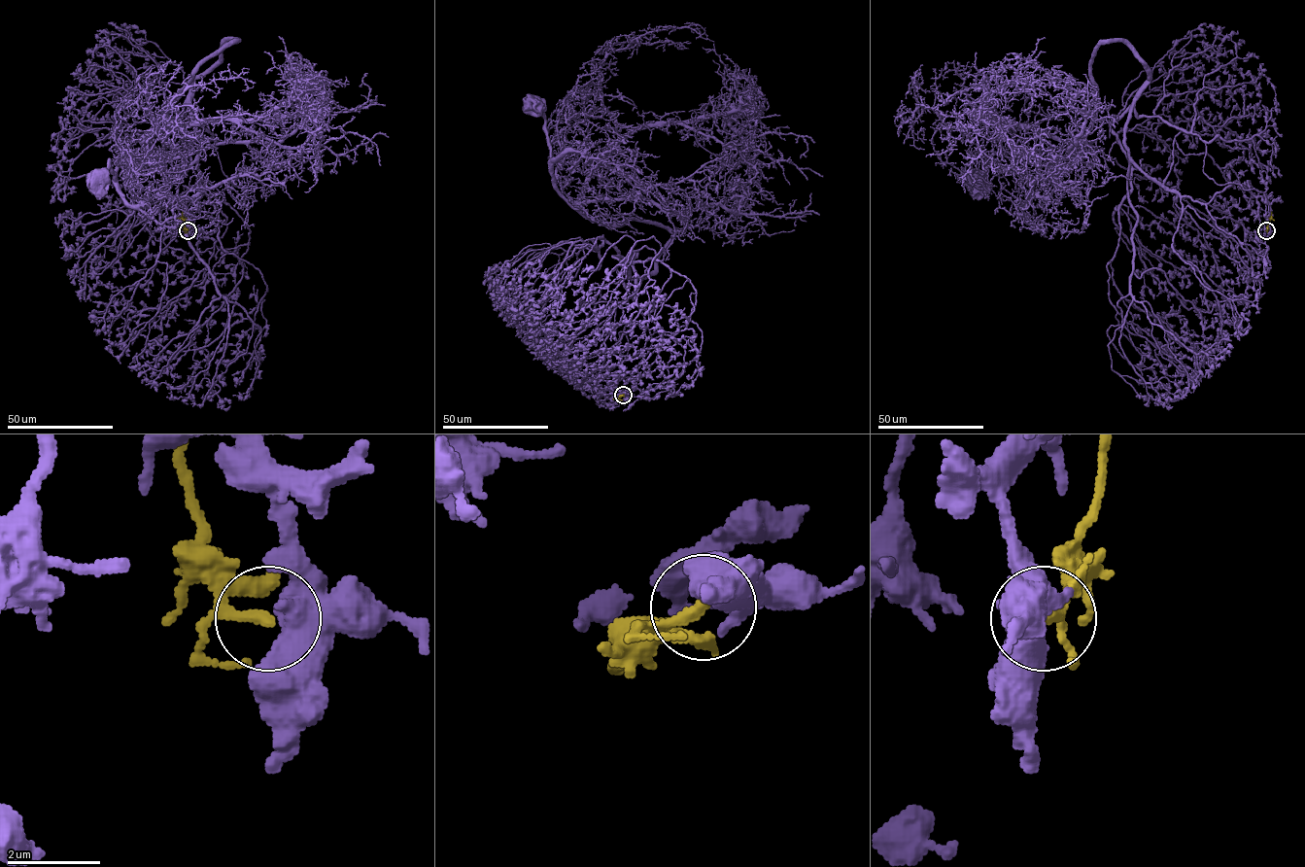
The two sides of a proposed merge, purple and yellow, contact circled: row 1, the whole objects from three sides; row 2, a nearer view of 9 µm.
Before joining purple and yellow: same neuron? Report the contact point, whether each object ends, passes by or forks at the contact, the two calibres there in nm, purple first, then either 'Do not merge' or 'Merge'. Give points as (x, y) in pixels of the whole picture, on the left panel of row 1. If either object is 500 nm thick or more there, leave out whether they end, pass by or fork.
Place: (188, 230). Thickness 500 nm (purple) against 240 nm. Do not merge

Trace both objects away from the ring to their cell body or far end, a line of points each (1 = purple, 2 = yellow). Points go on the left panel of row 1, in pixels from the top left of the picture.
1: (188, 230), (187, 191), (208, 182), (227, 203), (200, 189), (190, 84), (236, 41), (99, 181)
2: (188, 230), (182, 211)

